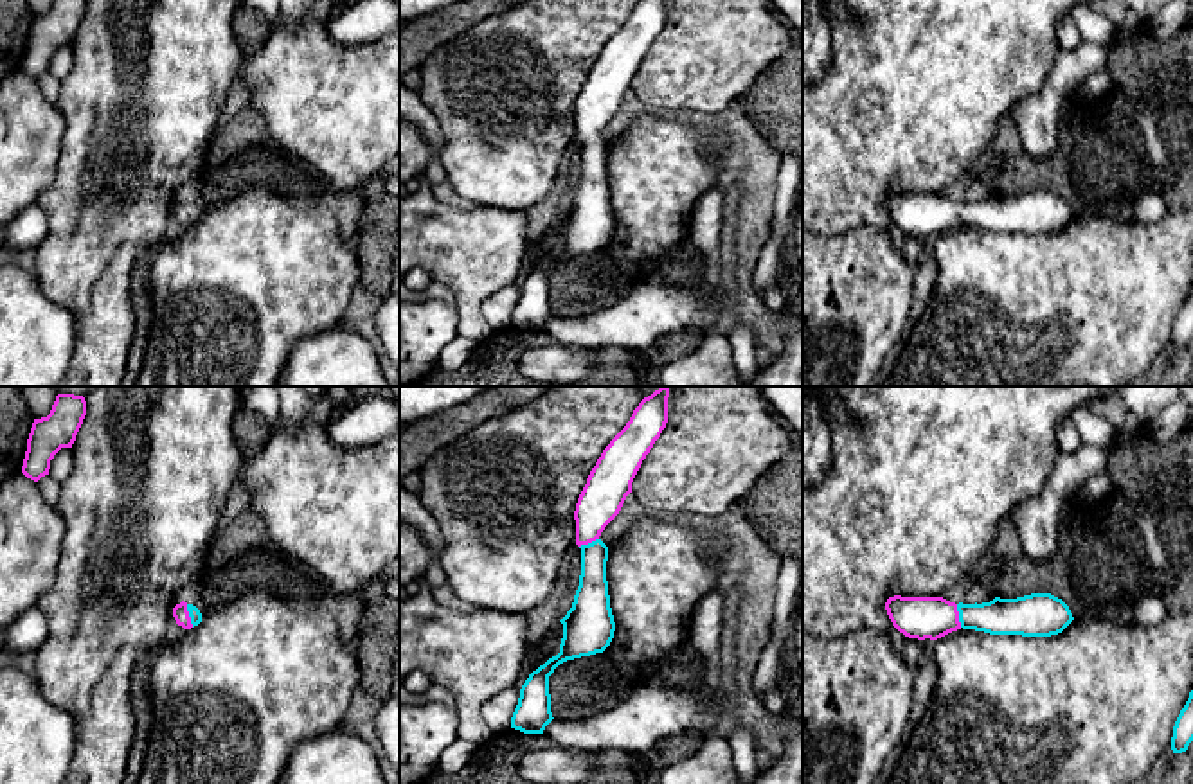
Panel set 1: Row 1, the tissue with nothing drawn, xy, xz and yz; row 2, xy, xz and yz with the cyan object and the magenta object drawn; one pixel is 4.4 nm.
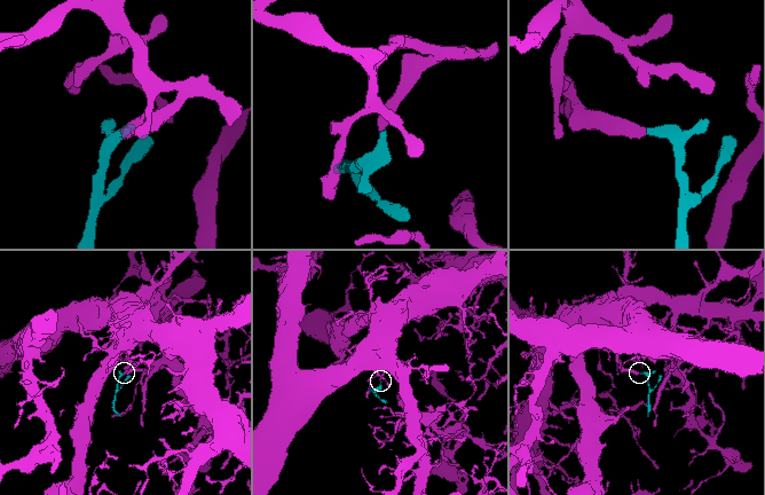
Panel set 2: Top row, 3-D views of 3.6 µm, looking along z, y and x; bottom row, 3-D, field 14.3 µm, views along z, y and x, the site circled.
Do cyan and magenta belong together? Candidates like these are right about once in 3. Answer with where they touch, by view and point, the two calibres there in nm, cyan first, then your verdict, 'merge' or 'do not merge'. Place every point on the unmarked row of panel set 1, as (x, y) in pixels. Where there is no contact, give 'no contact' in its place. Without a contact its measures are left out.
contact xy (189, 213); calibres 50 and 70 nm; merge

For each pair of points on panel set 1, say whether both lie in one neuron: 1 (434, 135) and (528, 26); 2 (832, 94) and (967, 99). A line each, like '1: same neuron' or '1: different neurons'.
1: different neurons
2: same neuron

